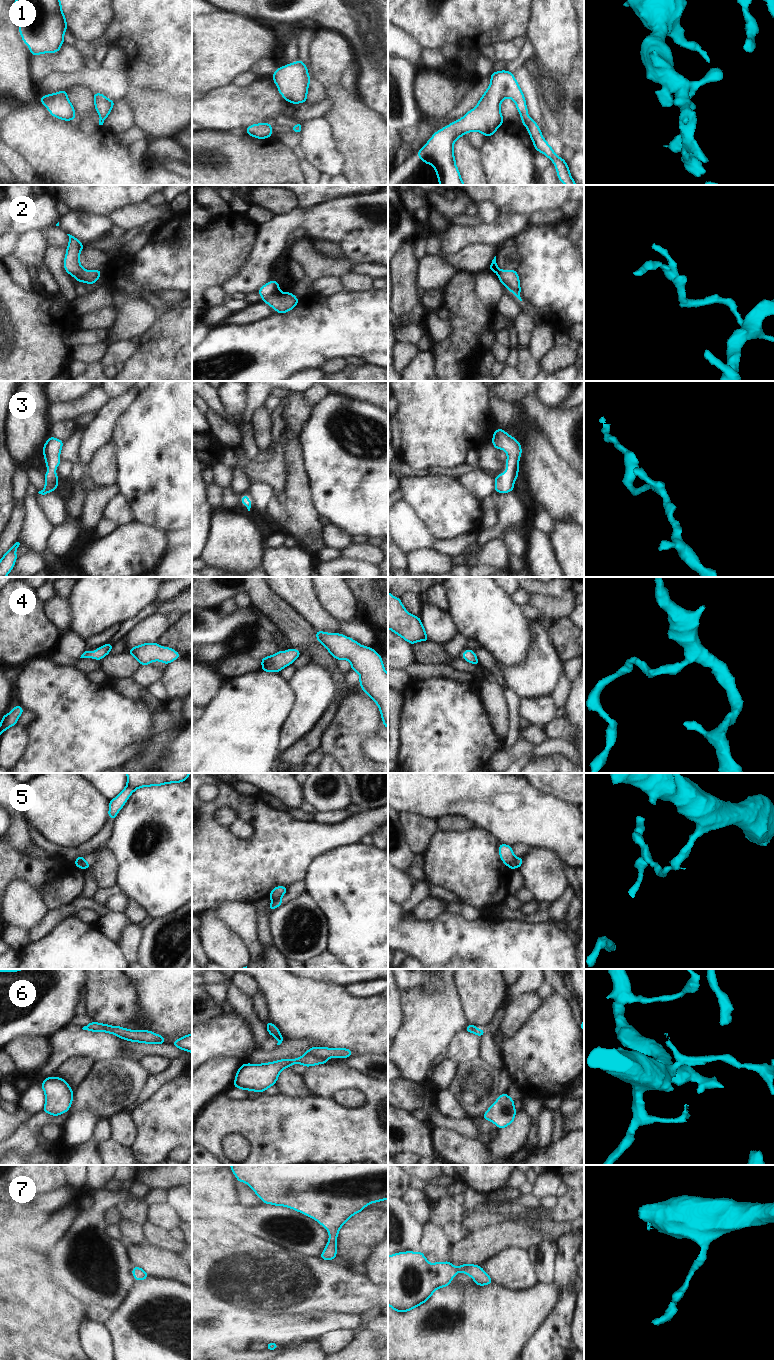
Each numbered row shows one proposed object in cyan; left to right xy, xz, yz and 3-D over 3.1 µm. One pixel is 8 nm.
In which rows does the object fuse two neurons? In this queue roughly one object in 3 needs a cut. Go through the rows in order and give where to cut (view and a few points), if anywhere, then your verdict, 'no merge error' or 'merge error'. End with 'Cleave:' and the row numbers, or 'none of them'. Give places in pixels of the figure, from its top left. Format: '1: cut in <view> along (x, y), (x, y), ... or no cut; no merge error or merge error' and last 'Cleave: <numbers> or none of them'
1: no cut; no merge error
2: no cut; no merge error
3: no cut; no merge error
4: no cut; no merge error
5: cut in xy along (83, 856), (79, 862), (81, 868); merge error
6: cut in xz along (305, 1053), (311, 1056), (326, 1058); merge error
7: no cut; no merge error
Cleave: 5, 6

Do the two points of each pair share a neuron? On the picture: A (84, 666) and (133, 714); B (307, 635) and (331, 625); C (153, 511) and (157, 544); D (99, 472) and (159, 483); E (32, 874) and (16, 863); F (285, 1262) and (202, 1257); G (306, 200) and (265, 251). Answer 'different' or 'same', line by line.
A: different
B: different
C: different
D: different
E: same
F: same
G: different

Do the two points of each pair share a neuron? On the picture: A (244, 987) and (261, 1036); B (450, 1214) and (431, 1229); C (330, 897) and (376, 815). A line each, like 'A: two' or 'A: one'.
A: two
B: two
C: two

